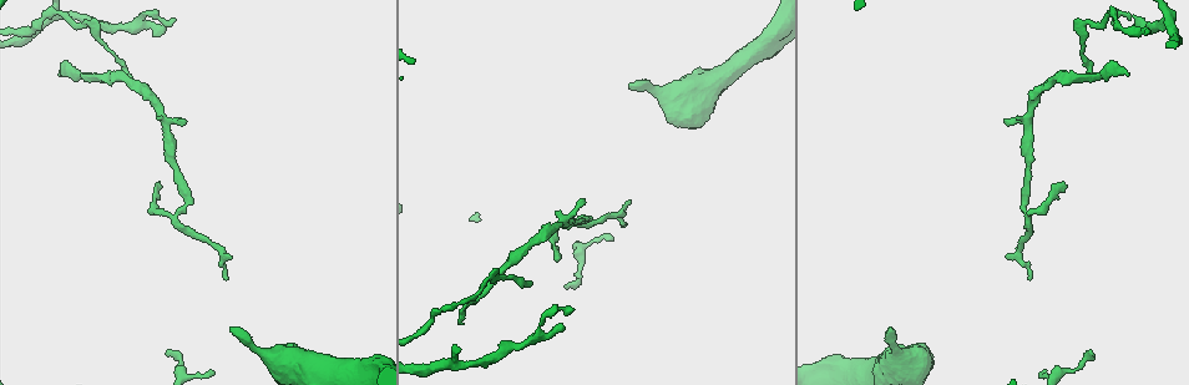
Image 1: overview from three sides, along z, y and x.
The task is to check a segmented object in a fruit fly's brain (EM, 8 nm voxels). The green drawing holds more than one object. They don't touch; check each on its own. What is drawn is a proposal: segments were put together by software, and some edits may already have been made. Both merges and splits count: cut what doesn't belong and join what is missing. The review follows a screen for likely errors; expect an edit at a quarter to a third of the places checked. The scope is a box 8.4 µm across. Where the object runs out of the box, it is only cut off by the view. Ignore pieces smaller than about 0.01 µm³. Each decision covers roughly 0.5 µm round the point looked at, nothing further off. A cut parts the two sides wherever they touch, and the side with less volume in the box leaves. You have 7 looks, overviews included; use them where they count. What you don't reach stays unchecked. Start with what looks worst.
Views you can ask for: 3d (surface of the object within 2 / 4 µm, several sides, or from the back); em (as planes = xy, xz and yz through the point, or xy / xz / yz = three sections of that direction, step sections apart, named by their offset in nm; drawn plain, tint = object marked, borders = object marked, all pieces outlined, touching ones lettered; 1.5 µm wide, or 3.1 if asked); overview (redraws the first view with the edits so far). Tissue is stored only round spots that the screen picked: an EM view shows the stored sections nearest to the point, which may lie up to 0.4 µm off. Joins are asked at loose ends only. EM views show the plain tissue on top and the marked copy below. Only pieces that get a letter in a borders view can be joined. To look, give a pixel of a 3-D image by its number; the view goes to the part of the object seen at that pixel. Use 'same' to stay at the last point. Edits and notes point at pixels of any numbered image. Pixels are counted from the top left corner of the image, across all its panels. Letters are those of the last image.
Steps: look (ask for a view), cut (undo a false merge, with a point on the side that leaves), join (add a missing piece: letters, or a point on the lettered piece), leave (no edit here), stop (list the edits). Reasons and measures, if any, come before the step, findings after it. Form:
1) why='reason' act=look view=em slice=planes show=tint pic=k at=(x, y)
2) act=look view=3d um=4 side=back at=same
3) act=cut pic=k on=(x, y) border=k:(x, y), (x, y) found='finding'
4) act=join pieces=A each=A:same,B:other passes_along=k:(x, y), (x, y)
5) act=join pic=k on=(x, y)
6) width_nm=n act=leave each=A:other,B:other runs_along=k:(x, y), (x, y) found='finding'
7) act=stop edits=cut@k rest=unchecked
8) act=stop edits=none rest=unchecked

act=look view=3d um=2 pic=1 at=(892, 329)

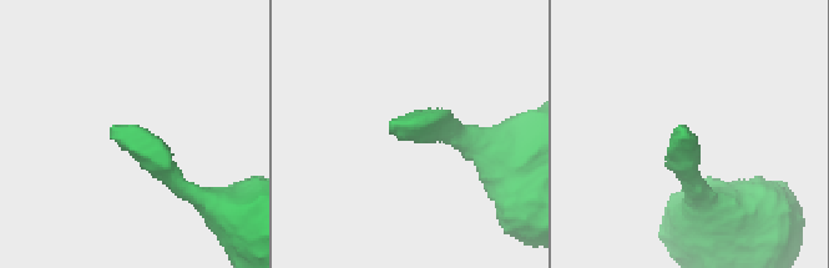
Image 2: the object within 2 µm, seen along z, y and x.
act=look view=em slice=xy step=8 show=tint pic=2 at=(683, 126)

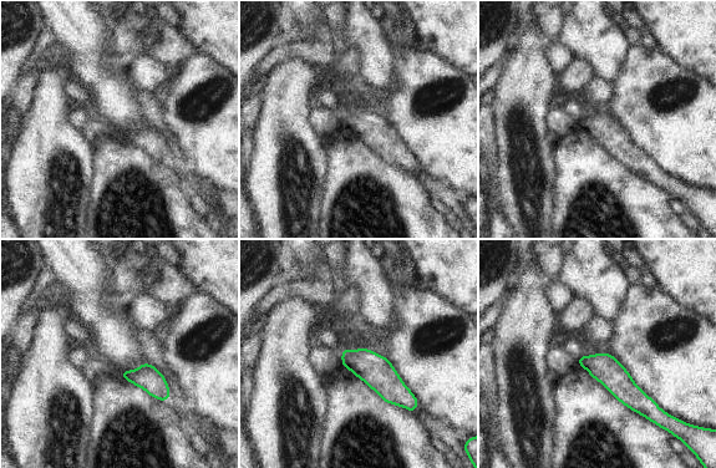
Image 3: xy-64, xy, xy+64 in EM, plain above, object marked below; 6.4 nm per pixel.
why='what lies round it' act=look view=em slice=xy step=8 show=borders at=same

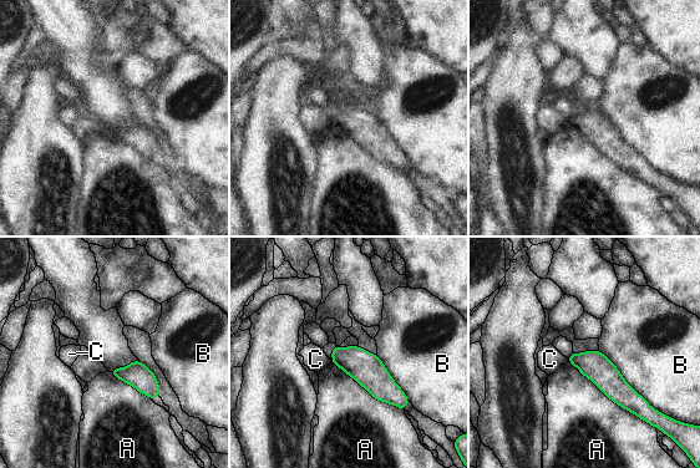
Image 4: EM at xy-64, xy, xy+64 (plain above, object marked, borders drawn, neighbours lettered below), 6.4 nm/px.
longest_contact=A:550nm act=leave each=A:other,B:other,C:other found='no lettered piece goes on from it'

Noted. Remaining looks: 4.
why='thin end' act=look view=em slice=xz step=8 show=borders pic=1 at=(58, 74)

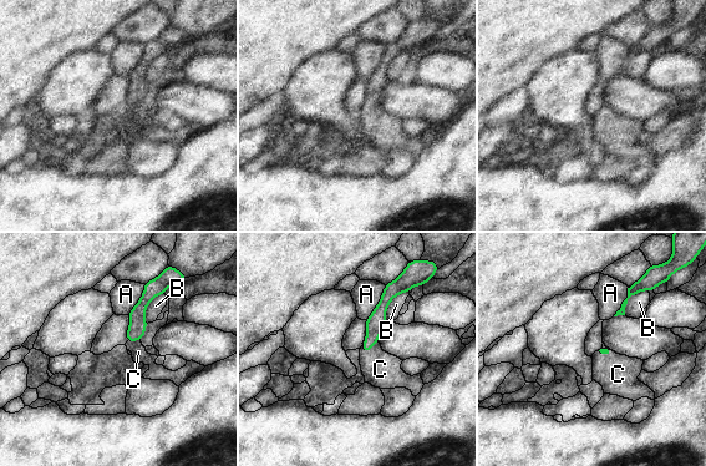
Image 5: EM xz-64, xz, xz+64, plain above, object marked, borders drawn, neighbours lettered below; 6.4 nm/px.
longest_contact=A:260nm act=join pieces=C each=A:other,B:other,C:same passes_along=5:(374, 324), (371, 347), (380, 369) found='it goes on there'

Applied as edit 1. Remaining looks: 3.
why='thin end' act=look view=em slice=planes show=tint pic=1 at=(566, 287)

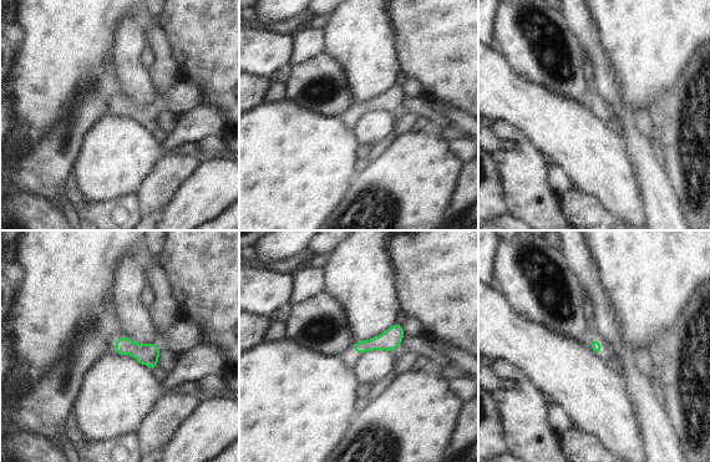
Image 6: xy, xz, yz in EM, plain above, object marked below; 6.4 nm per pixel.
act=look view=em slice=planes show=borders at=same

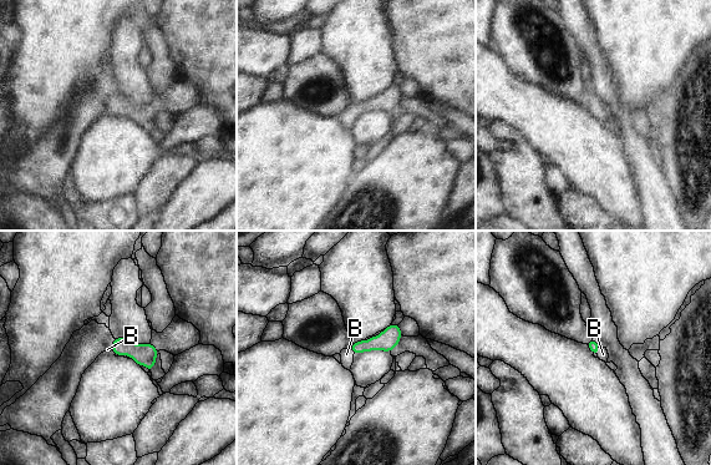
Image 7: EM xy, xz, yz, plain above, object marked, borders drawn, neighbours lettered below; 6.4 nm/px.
longest_contact=B:50nm act=join pieces=B each=B:same passes_along=7:(592, 343), (598, 352), (603, 354) found='it goes on there'

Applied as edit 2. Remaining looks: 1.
act=stop edits=join@5,join@7 rest=unchecked

